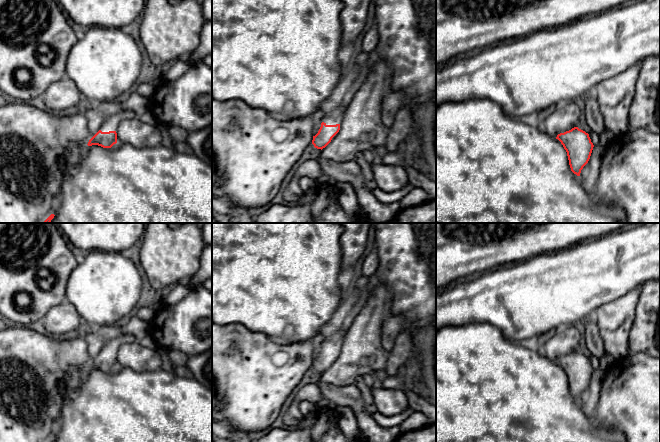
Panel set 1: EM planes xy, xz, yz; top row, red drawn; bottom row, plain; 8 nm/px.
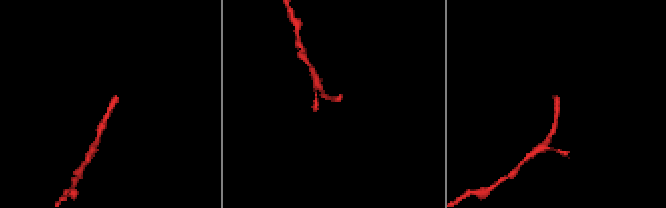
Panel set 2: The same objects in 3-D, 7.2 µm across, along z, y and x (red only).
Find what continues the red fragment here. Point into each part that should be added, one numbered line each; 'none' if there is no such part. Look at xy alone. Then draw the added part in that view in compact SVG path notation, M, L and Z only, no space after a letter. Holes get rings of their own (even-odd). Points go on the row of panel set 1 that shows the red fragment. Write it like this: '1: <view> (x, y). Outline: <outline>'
1: xy (111, 124). Outline: M122 111L105 121L100 130L102 132L116 131L119 123L131 116L132 114L129 111Z

